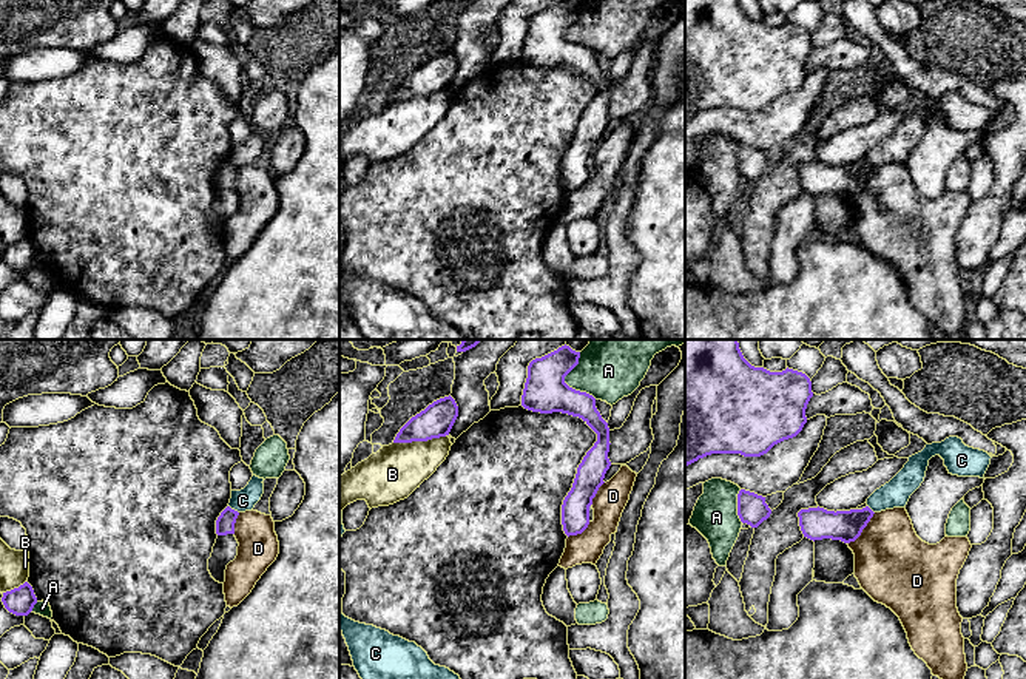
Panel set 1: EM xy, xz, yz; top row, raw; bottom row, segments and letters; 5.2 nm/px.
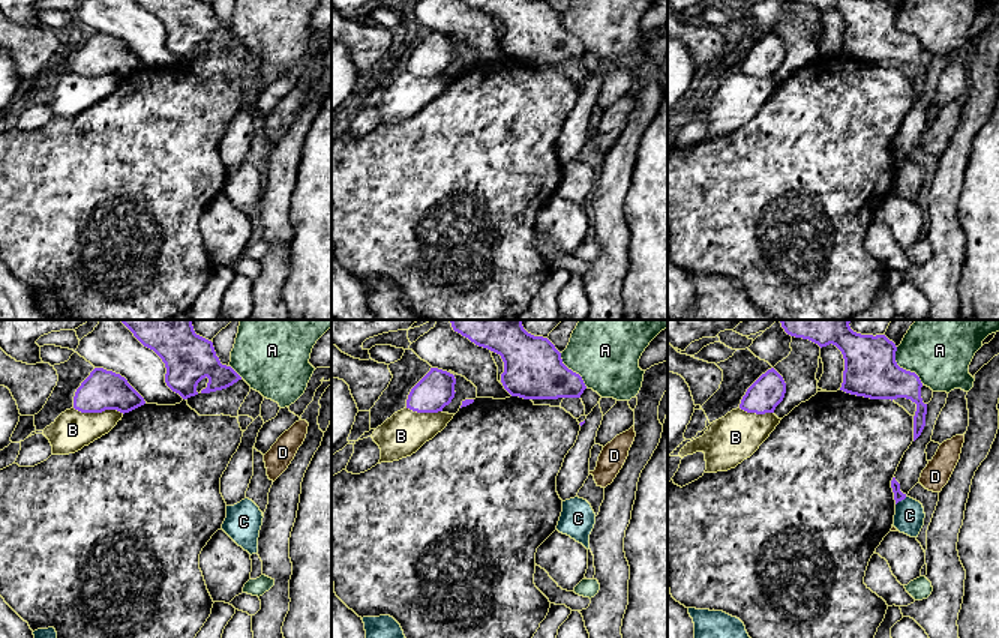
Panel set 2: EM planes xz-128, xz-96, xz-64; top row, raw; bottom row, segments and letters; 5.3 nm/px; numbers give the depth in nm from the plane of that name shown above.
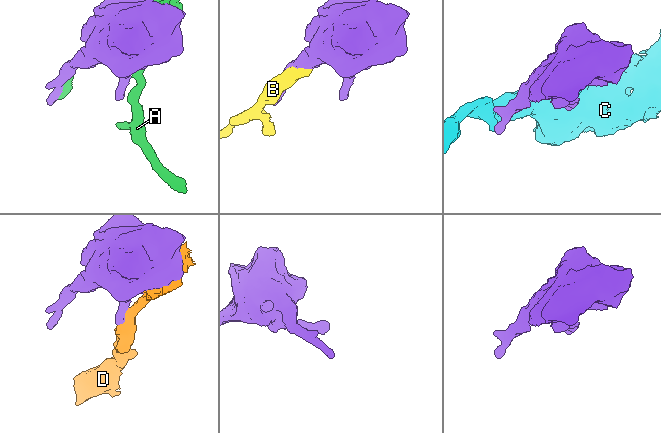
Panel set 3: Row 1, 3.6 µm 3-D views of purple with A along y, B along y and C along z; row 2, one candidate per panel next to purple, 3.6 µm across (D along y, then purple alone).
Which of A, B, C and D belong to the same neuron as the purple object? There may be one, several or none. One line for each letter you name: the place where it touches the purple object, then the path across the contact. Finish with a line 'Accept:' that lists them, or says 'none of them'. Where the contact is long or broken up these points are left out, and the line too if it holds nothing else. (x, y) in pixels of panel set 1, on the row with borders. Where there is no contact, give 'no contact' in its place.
Accept: none of them

